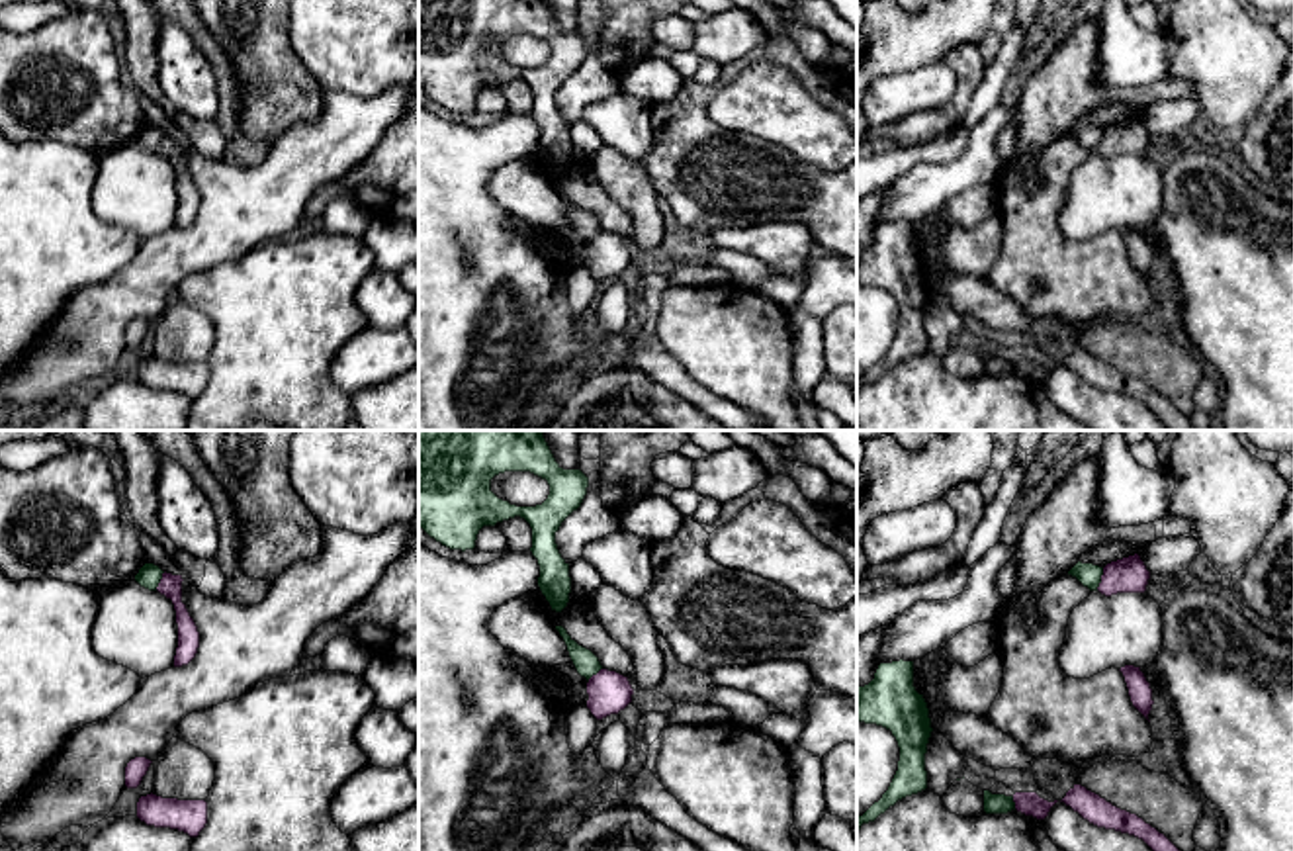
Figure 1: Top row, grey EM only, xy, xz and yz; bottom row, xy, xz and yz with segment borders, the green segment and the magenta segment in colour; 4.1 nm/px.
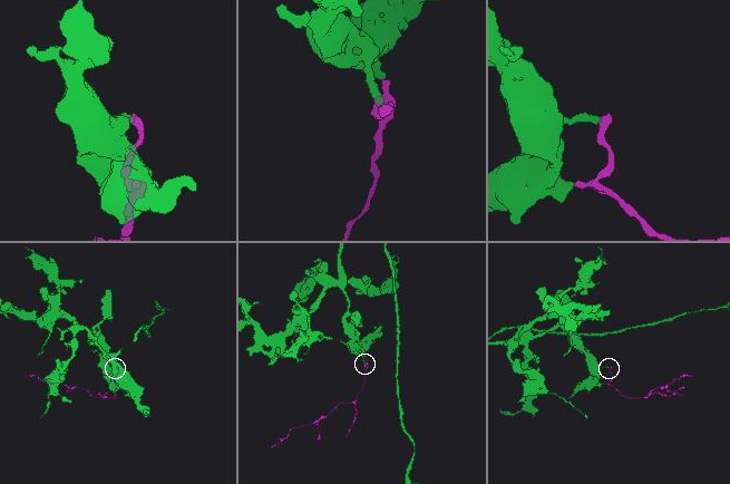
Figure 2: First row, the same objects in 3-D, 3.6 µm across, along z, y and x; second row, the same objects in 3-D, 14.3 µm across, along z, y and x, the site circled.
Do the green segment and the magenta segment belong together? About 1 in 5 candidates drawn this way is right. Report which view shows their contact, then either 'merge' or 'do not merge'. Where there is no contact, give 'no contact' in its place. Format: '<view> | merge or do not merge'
yz | do not merge

